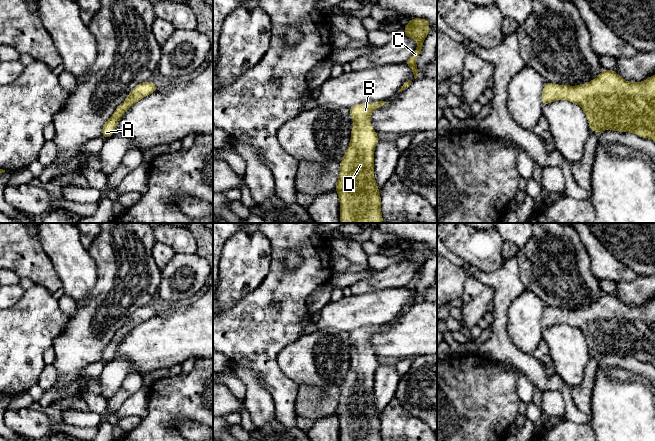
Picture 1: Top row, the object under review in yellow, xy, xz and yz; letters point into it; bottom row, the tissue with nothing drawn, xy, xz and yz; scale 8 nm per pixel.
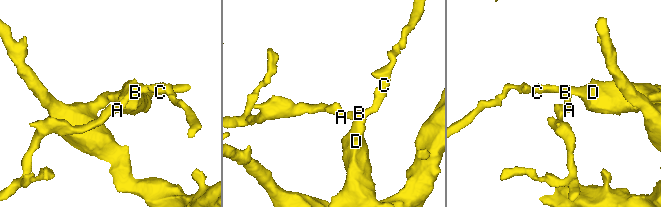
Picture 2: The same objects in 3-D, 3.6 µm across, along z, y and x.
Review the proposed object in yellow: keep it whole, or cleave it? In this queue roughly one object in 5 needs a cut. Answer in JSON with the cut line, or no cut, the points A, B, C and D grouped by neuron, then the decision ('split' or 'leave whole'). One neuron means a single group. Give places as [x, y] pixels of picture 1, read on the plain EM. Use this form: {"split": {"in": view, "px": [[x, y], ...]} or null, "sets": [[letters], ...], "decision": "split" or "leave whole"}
{"split": null, "sets": [["A", "B", "C", "D"]], "decision": "leave whole"}

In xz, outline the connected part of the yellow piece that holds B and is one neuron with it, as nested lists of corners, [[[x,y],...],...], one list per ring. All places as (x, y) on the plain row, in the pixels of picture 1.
[[[379,325],[376,327],[357,328],[349,332],[354,350],[351,354],[351,364],[347,375],[340,388],[340,397],[335,414],[339,419],[340,441],[382,441],[381,422],[374,400],[374,374],[379,366],[376,355],[370,349],[372,336],[389,326]]]

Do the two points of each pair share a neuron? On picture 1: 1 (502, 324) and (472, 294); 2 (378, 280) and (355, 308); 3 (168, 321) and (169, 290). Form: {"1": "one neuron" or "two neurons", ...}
{"1": "two neurons", "2": "two neurons", "3": "two neurons"}

